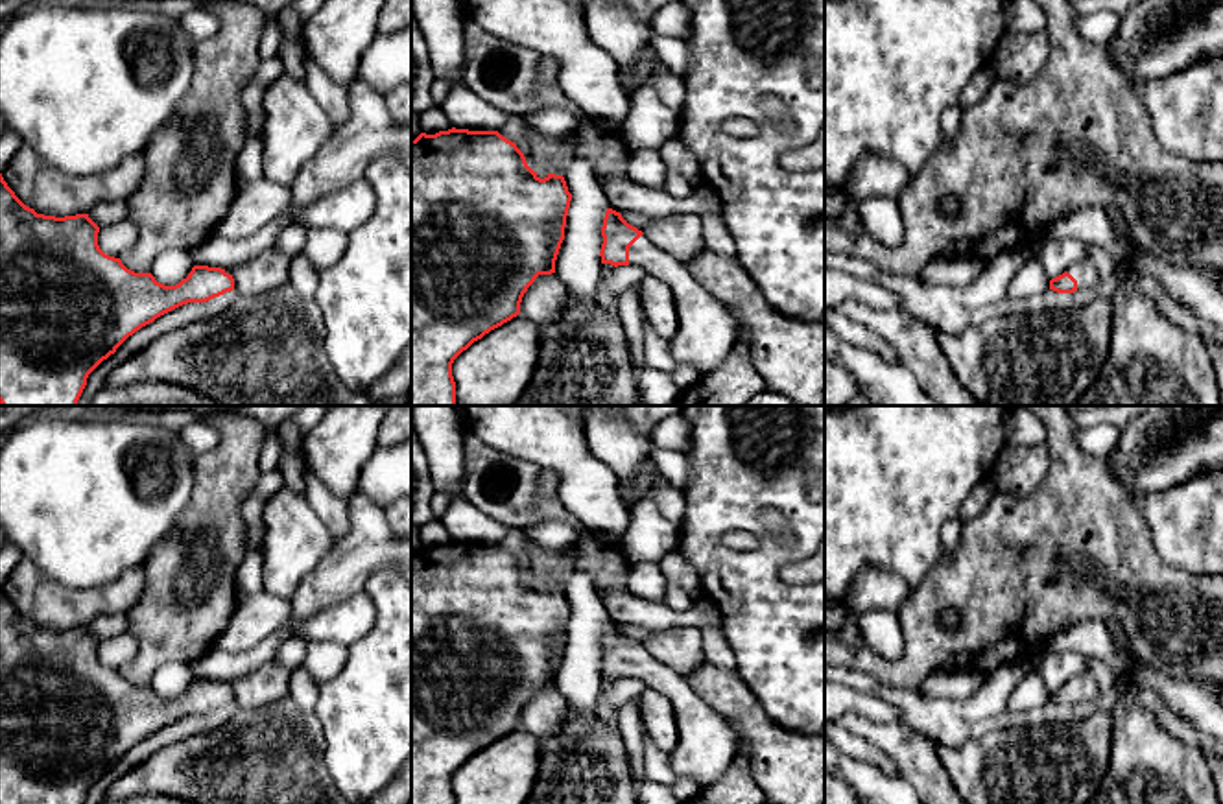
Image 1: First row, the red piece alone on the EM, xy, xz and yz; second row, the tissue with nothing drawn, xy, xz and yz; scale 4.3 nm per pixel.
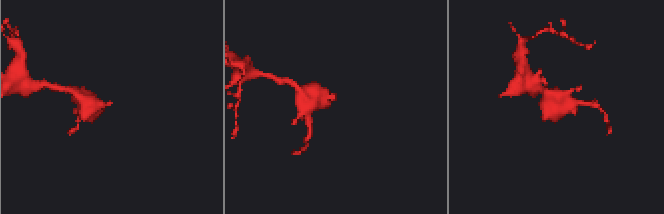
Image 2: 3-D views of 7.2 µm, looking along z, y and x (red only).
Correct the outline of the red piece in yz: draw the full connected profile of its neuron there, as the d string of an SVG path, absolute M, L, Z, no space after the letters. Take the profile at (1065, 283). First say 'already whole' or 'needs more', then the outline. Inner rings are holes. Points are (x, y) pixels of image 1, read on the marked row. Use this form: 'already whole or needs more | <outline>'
needs more | M1085 258L1070 266L1063 275L1050 280L1050 290L1057 293L1074 293L1081 290L1094 290L1099 284L1099 271Z

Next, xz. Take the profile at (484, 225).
already whole | M448 129L435 135L421 133L411 140L411 406L457 406L454 360L474 341L520 313L520 302L539 275L555 273L555 260L564 240L566 216L572 194L563 175L548 173L544 179L533 171L515 142L498 131Z

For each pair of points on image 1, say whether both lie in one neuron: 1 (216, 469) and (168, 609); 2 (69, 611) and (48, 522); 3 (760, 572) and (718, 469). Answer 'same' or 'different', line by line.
1: same
2: different
3: same

